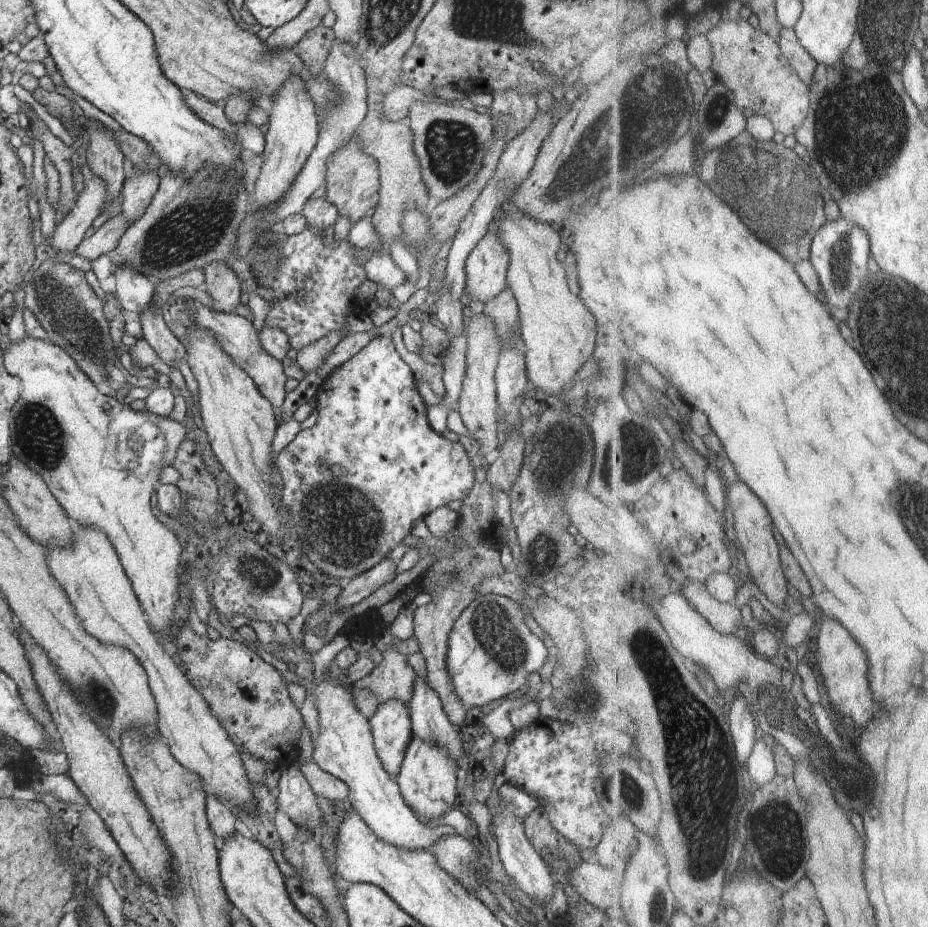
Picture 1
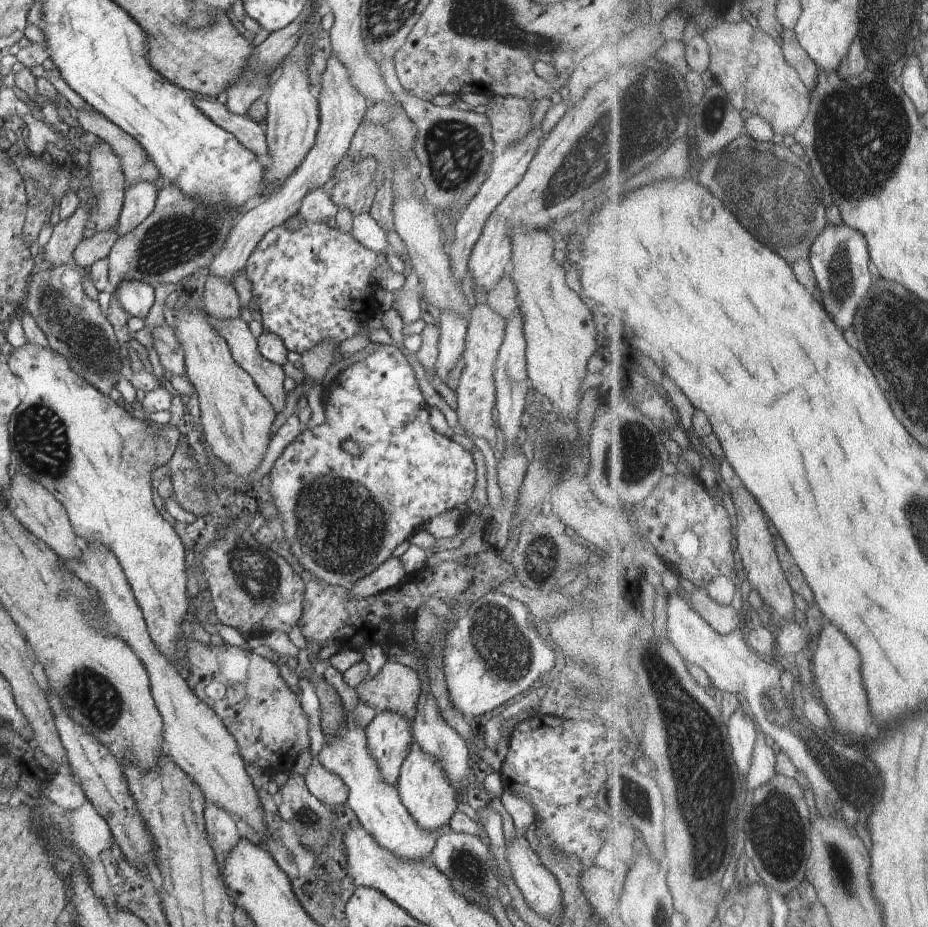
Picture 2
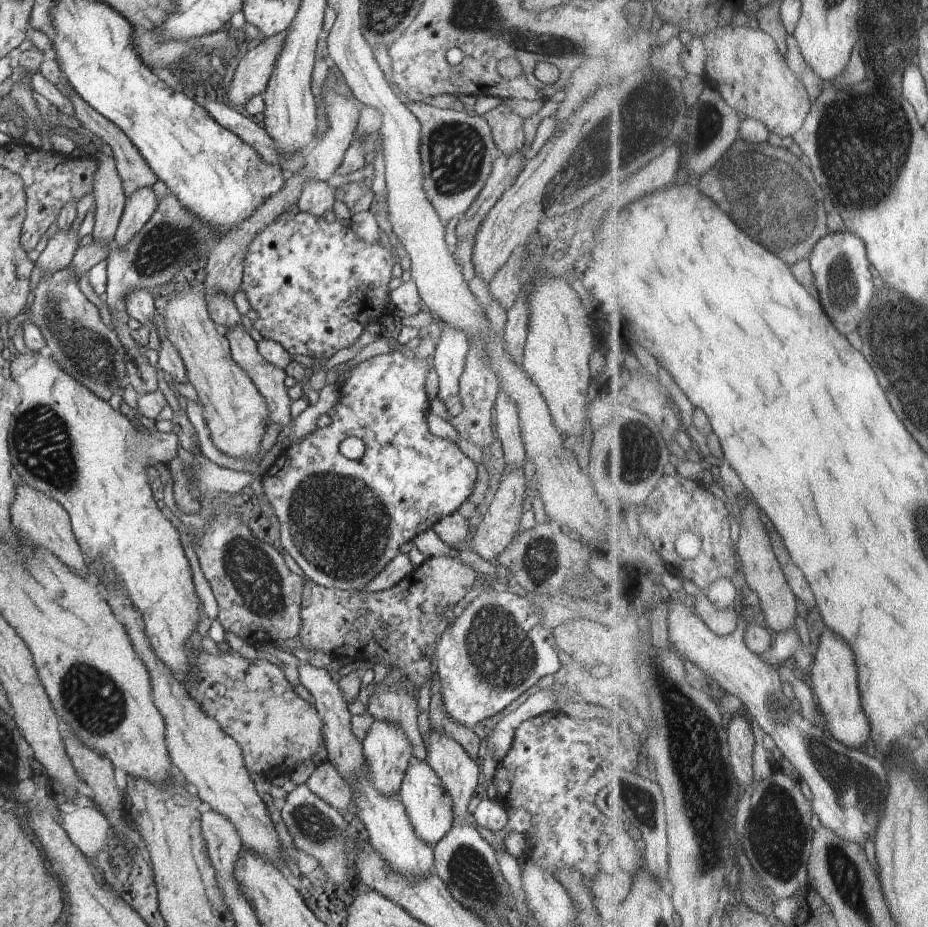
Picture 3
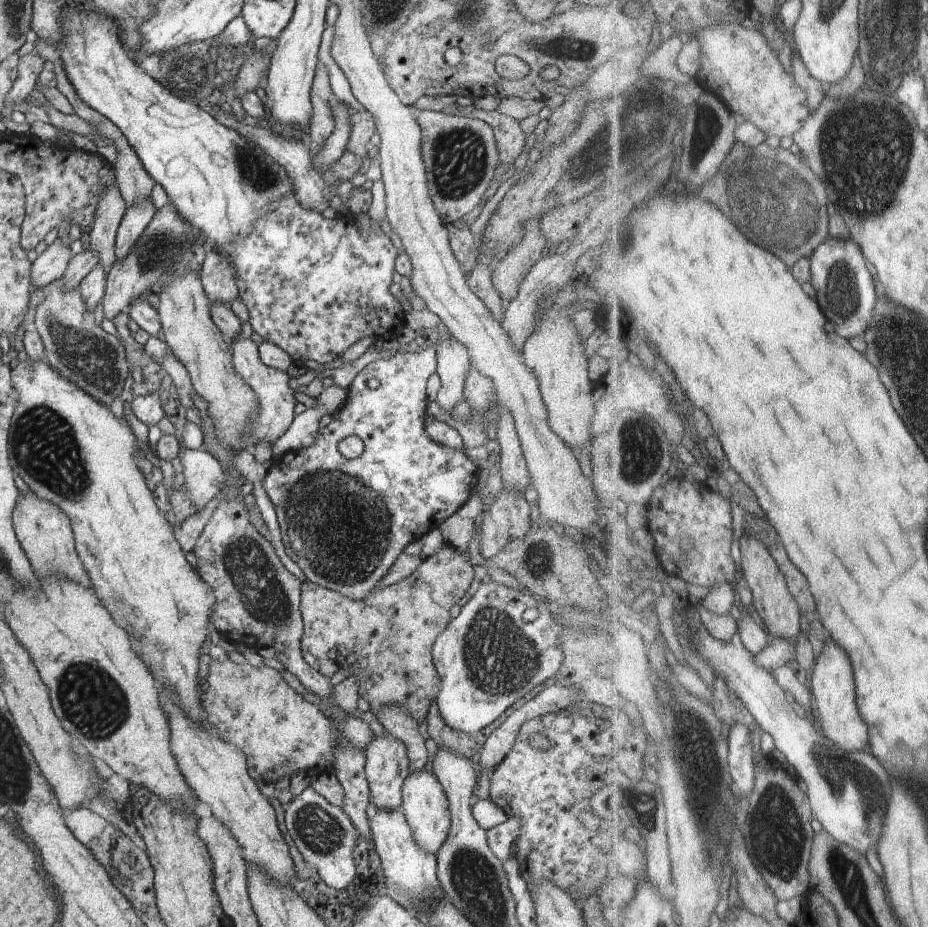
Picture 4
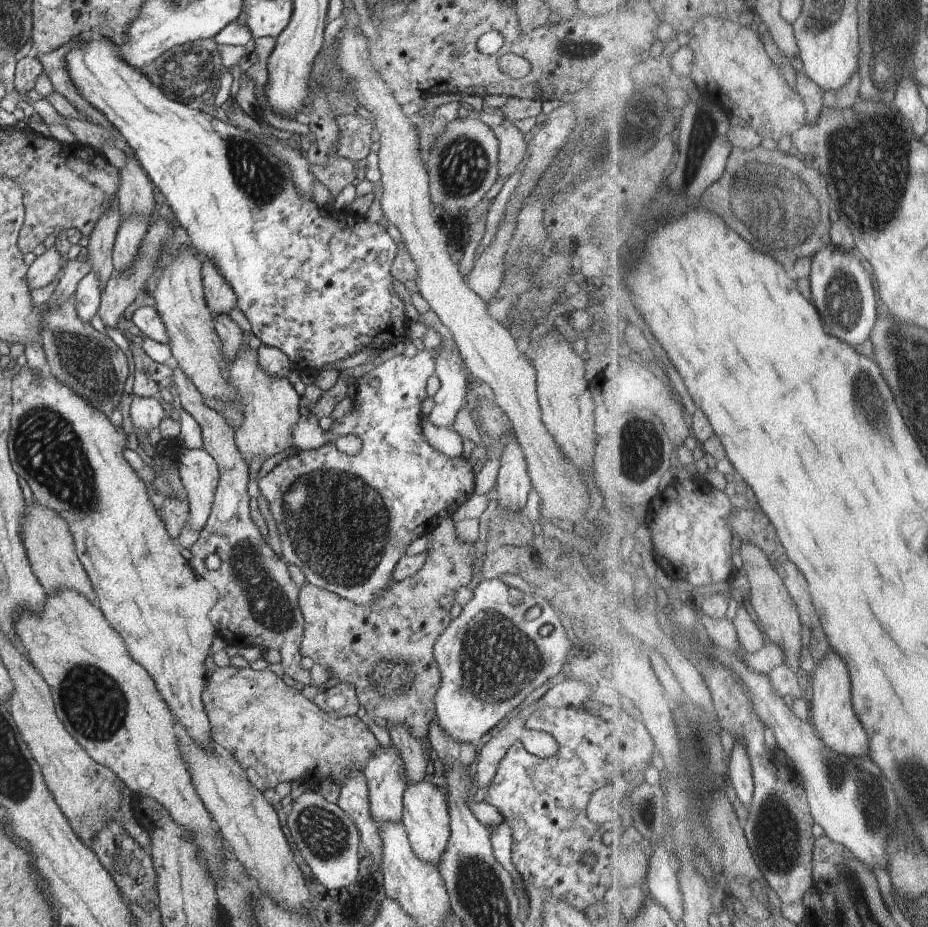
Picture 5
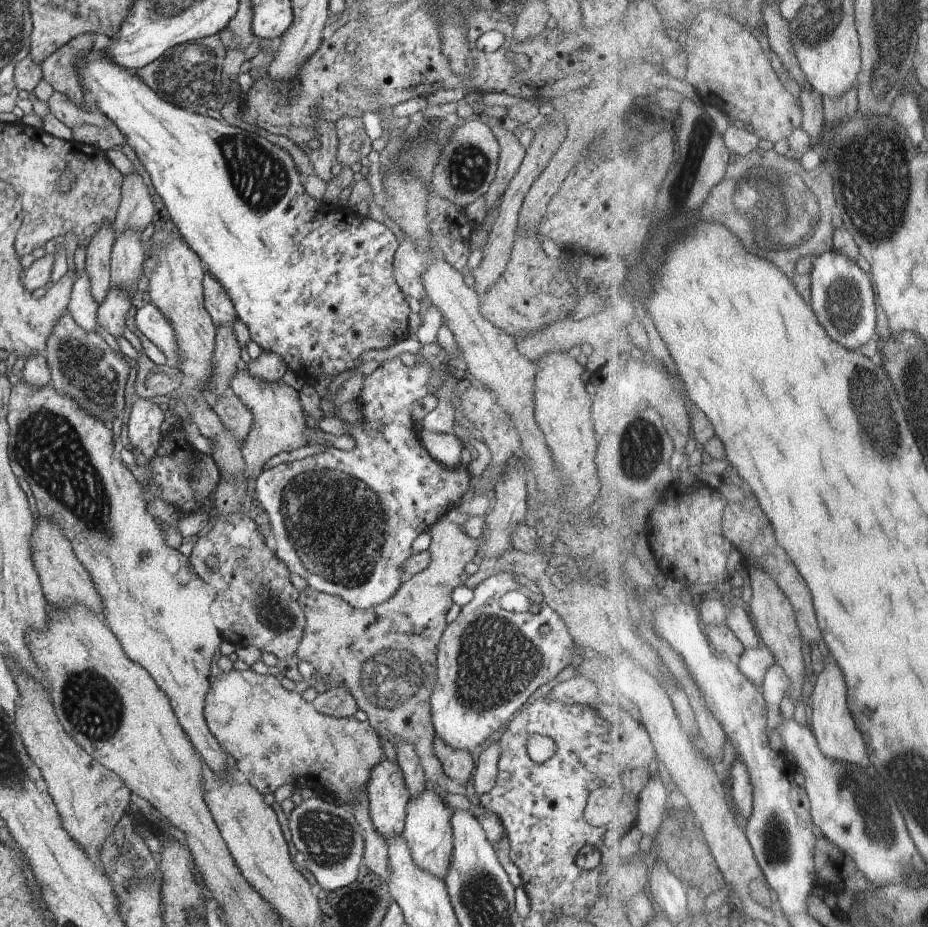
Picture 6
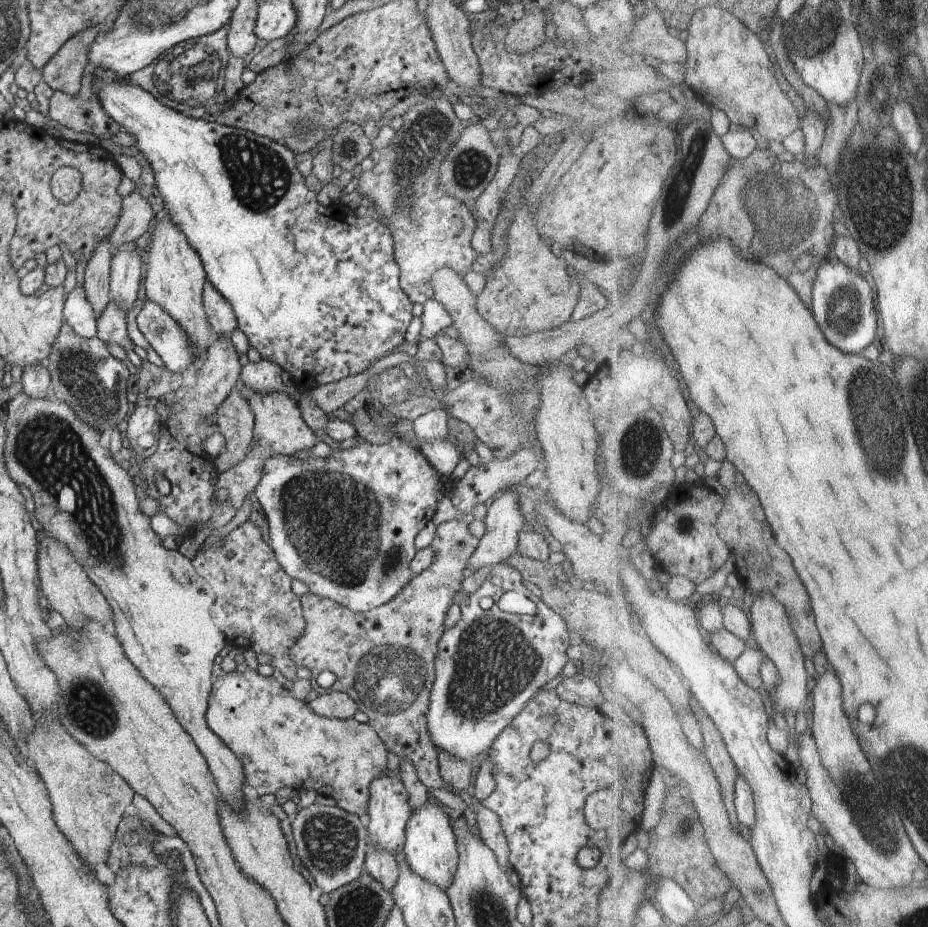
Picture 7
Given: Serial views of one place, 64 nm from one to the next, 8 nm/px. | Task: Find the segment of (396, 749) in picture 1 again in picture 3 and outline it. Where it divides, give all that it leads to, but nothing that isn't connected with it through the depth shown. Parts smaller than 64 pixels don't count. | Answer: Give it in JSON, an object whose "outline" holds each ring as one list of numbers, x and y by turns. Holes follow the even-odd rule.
{"outline":[[376,719,368,729,362,742,363,756,368,759,373,786,385,795,398,795,404,773,414,758,413,746,404,730,394,723]]}

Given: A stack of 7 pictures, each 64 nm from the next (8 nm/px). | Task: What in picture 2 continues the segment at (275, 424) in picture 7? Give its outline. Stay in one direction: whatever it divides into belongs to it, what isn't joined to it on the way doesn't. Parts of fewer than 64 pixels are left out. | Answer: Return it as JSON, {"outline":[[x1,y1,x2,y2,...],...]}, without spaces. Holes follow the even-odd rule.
{"outline":[[208,315,208,322,216,329,216,332,224,337,226,340,229,351,233,356,233,359,246,371,256,383,256,386,260,389,260,392,269,400,272,404,276,414,280,413,285,405,285,398,287,391,284,389,284,371,282,366,272,362,269,358,266,358,259,349,259,342,257,338,252,335,248,323,241,317,233,319,219,319,210,317]]}

